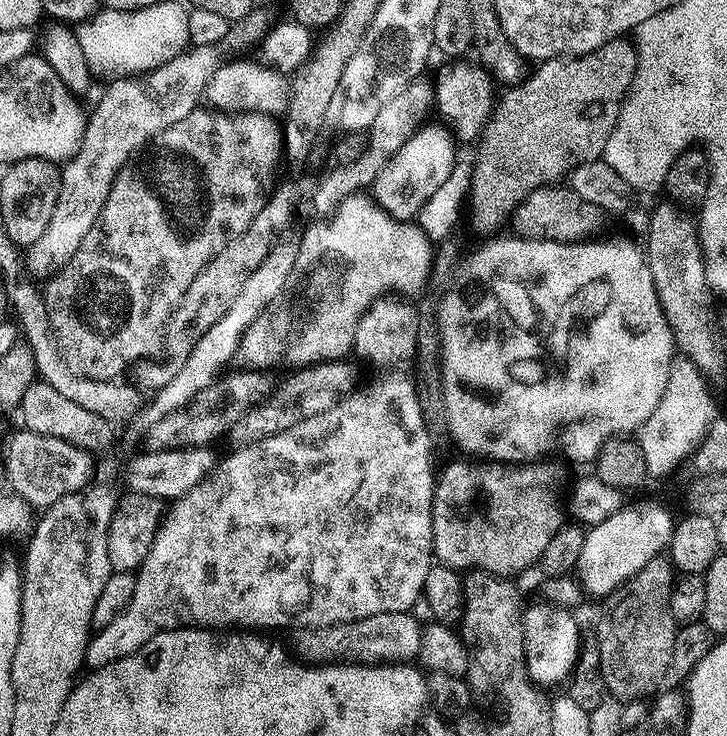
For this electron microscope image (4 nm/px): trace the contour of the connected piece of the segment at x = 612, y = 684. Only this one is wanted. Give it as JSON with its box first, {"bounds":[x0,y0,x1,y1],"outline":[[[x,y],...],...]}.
{"bounds":[594,554,678,702],"outline":[[[664,554],[656,556],[642,566],[638,574],[620,585],[619,595],[607,601],[608,609],[596,624],[594,635],[598,642],[604,686],[621,702],[647,697],[647,692],[655,693],[664,683],[678,627],[678,621],[673,618],[668,605],[673,583],[671,559]]]}

